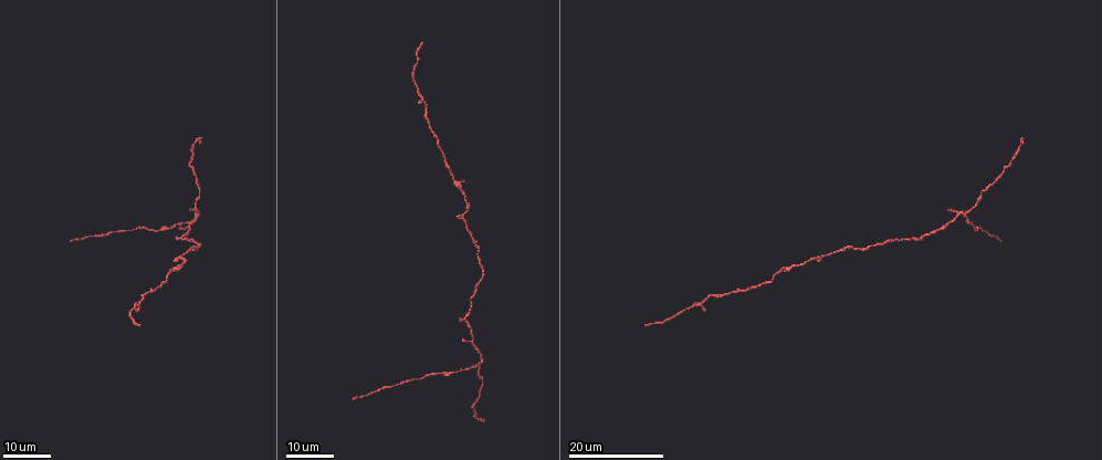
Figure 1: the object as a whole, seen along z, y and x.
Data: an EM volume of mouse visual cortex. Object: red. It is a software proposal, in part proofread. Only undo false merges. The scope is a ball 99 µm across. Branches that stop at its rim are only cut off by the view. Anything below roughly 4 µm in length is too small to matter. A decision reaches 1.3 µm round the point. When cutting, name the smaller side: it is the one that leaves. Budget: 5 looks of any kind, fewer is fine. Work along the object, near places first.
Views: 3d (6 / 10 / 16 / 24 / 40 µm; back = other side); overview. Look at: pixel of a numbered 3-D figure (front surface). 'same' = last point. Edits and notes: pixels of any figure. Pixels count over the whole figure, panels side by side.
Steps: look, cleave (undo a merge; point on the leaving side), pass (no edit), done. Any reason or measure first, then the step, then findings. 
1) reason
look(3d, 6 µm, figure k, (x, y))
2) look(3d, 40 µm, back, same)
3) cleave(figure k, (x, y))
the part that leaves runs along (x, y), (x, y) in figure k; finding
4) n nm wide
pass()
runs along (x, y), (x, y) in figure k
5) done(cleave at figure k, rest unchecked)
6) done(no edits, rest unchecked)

arms part here
look(3d, 16 µm, figure 1, (967, 215))

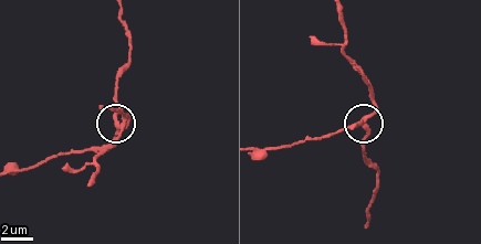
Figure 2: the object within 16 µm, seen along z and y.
closer look
look(3d, 10 µm, figure 2, (365, 117))

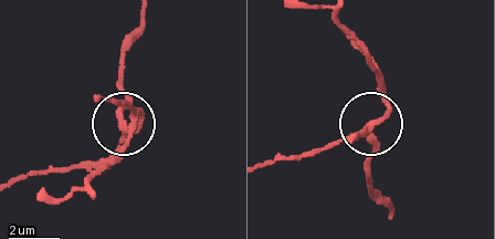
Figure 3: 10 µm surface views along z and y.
side arm 24 µm; 3 arms
pass()
continuous, no second neuron

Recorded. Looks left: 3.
look(3d, 24 µm, figure 1, (465, 191))

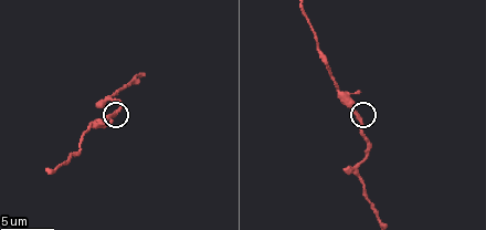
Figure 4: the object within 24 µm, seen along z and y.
look(3d, 10 µm, figure 4, (357, 115))

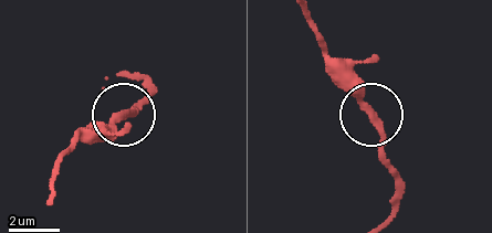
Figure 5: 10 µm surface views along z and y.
280 nm wide
pass()
runs along (387, 219), (394, 180), (380, 155), (378, 129), (332, 75) in figure 5; all the same neuron

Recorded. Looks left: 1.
done(no edits, rest unchecked)

